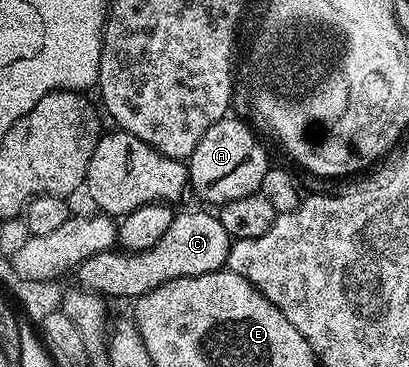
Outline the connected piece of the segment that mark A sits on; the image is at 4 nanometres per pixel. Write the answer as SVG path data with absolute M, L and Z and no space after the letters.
M234 115L221 117L208 131L204 131L204 139L196 143L196 151L188 158L188 185L202 201L207 201L210 207L224 203L232 203L232 199L244 199L244 195L252 195L261 190L264 175L272 168L272 161L266 158L266 149L258 142L258 137L242 121L237 121Z

